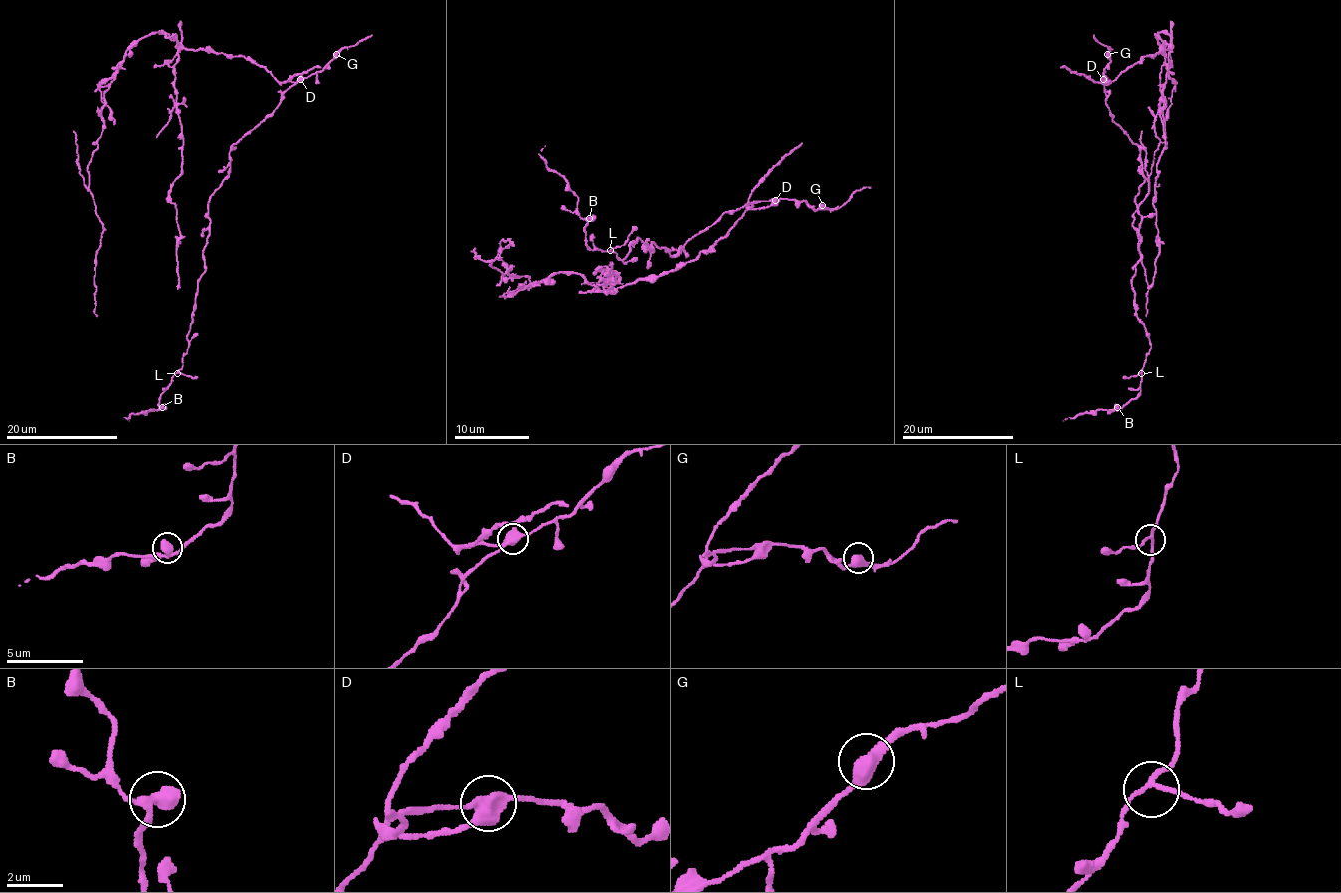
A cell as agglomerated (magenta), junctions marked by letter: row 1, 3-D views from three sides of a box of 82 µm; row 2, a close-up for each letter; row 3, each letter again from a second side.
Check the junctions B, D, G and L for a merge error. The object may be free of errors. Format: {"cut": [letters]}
{"cut": ["D"]}

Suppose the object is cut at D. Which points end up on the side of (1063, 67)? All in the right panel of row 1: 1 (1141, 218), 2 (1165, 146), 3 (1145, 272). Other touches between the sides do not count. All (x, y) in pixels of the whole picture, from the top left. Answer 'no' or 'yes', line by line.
1: no
2: yes
3: yes

